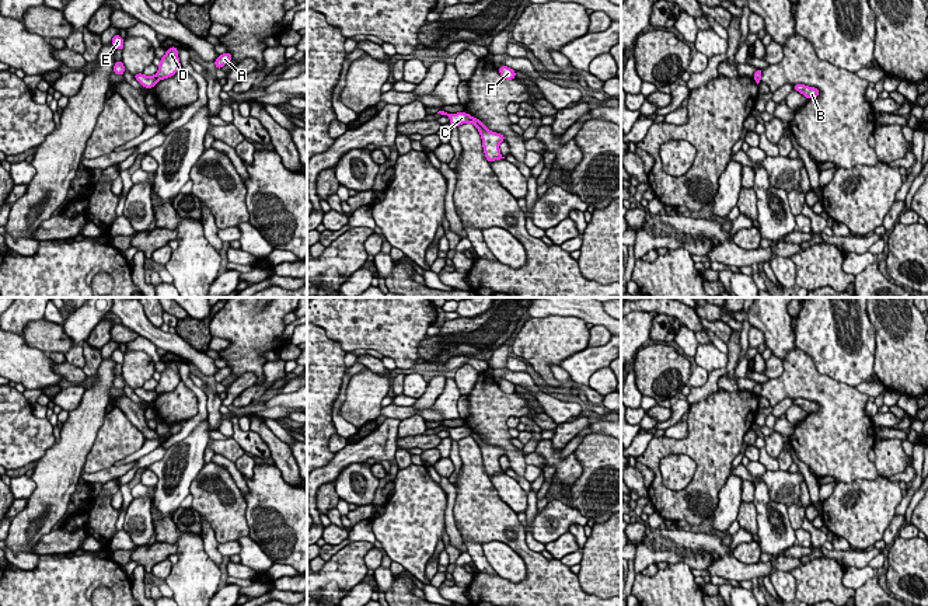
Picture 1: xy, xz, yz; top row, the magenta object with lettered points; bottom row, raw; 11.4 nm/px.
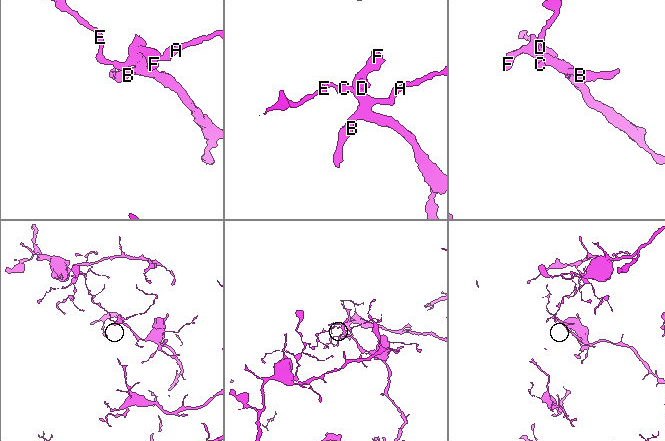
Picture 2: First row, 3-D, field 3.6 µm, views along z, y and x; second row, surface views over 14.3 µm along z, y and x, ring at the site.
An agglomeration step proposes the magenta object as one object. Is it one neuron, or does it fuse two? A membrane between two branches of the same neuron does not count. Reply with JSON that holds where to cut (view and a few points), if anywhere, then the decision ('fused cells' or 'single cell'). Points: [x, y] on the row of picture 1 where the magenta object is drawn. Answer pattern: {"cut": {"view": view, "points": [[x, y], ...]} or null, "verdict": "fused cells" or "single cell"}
{"cut": {"view": "xy", "points": [[154, 76], [157, 80]]}, "verdict": "fused cells"}

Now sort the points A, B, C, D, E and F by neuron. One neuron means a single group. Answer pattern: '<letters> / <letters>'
A B D F / C E

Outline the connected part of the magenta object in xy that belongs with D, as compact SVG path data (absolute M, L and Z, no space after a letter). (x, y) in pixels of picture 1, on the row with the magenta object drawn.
M171 46L165 50L165 56L160 59L160 66L156 73L157 80L168 79L174 76L181 67L177 46Z

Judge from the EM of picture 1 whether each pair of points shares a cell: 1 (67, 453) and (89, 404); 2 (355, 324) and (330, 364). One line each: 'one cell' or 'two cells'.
1: one cell
2: two cells

